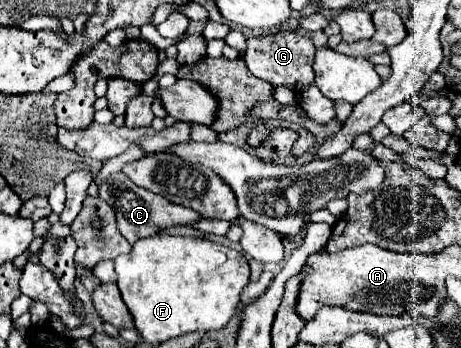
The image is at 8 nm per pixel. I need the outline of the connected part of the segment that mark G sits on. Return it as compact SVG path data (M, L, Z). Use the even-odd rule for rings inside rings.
M282 30L274 36L248 38L248 52L244 56L244 62L254 76L270 82L272 86L286 86L292 92L302 92L314 84L314 70L312 70L314 54L316 46L312 44L310 38L290 30Z

